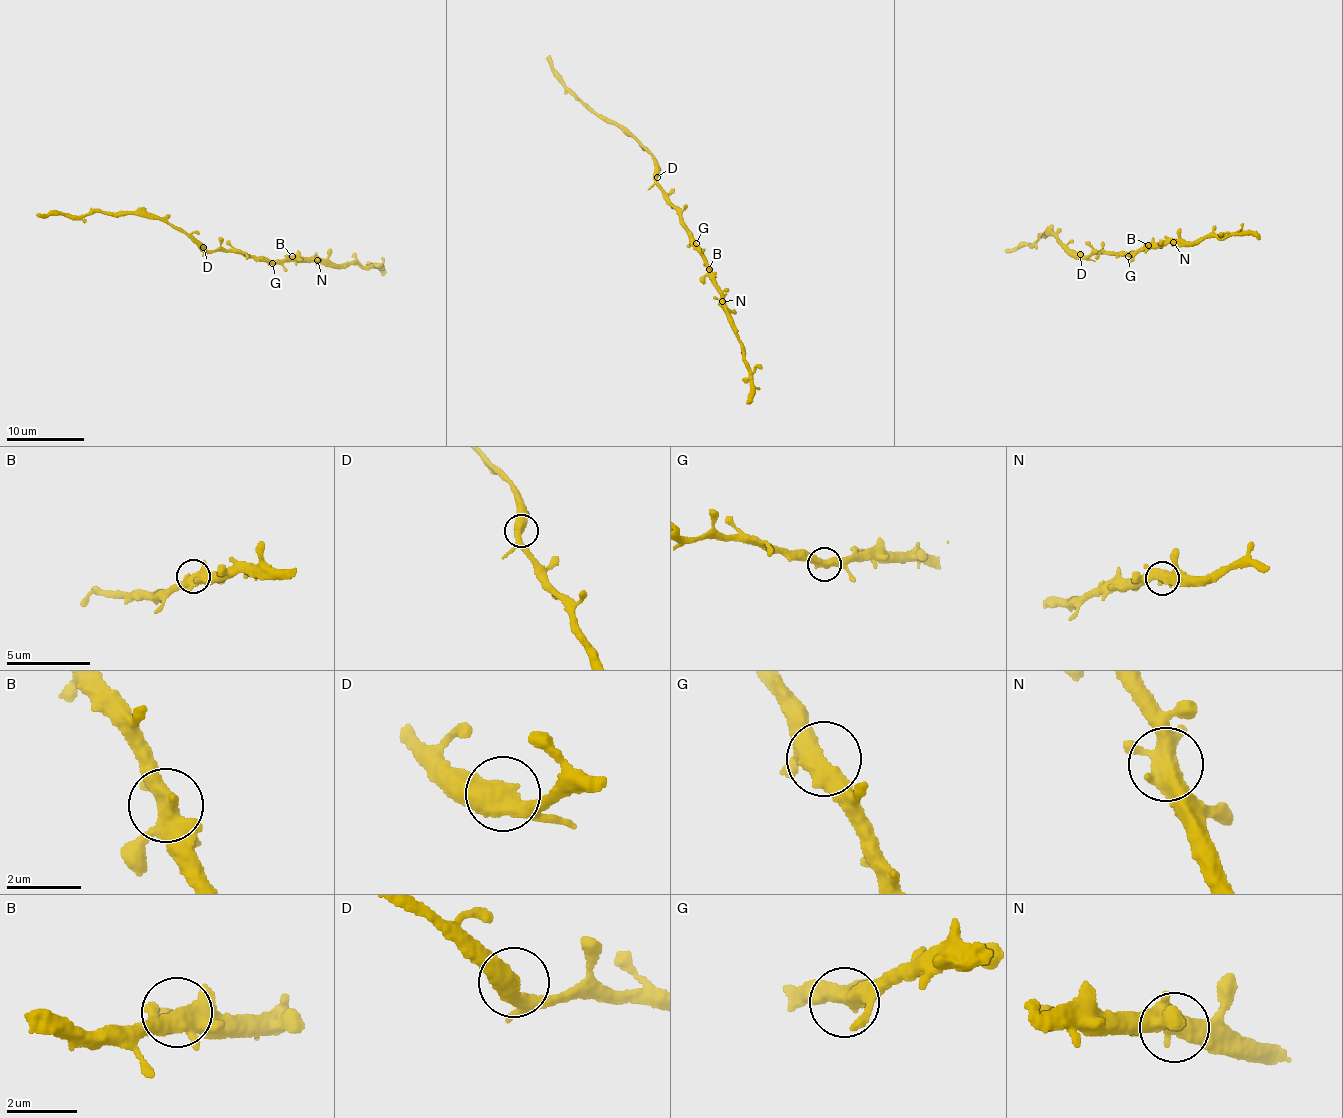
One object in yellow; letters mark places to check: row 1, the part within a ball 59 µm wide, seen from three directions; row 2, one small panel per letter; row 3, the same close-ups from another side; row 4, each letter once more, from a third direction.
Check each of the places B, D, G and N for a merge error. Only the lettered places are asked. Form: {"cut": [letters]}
{"cut": []}

